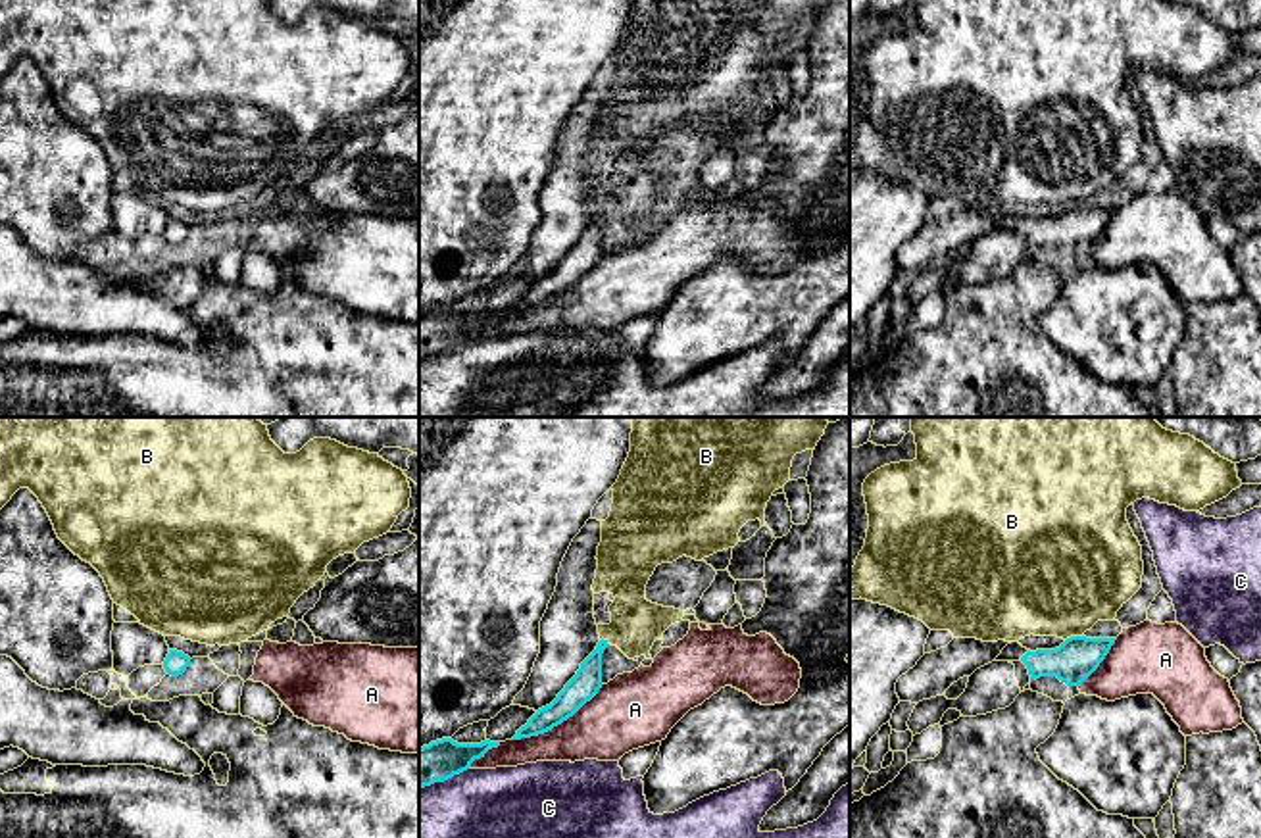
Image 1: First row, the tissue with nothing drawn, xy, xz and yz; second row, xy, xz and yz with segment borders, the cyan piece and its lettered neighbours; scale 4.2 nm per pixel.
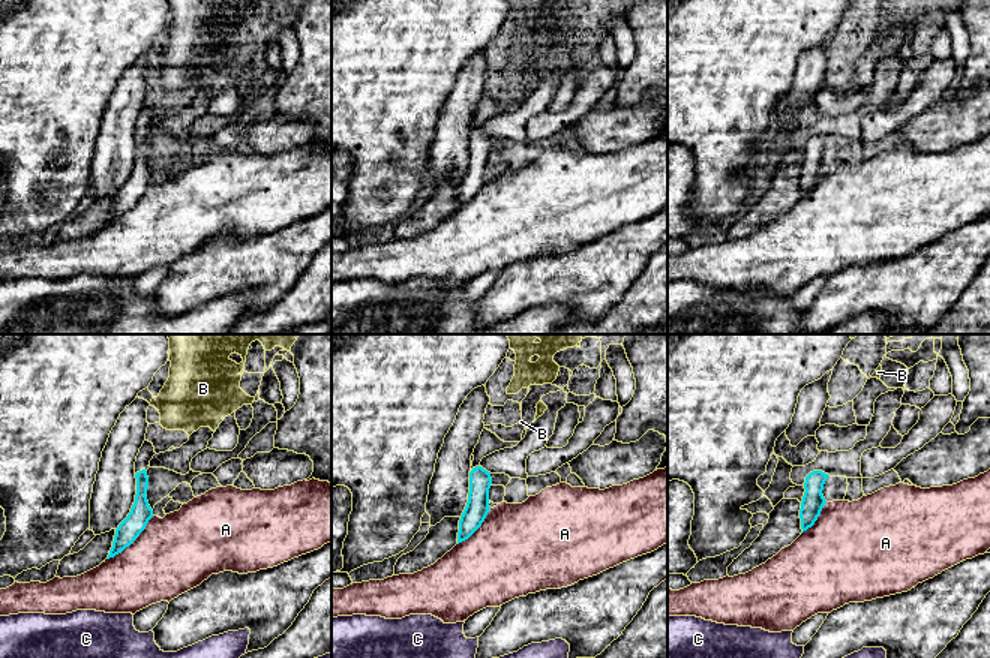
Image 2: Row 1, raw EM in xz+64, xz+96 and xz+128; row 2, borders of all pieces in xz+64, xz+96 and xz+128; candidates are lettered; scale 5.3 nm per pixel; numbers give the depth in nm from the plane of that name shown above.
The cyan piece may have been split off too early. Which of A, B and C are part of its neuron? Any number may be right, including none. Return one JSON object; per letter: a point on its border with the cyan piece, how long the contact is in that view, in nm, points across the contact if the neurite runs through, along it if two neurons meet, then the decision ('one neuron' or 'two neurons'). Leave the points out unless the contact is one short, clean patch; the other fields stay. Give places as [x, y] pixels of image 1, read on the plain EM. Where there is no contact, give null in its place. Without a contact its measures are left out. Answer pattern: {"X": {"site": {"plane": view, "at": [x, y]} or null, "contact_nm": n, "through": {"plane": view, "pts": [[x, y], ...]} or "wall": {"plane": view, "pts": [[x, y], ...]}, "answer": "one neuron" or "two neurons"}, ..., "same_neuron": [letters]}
{"A": {"site": {"plane": "xz", "at": [558, 293]}, "contact_nm": 440, "answer": "two neurons"}, "B": {"site": {"plane": "yz", "at": [1073, 206]}, "contact_nm": 80, "wall": {"plane": "yz", "pts": [[1081, 204], [1071, 204], [1065, 210]]}, "answer": "two neurons"}, "C": {"site": {"plane": "xz", "at": [443, 350]}, "contact_nm": 220, "answer": "two neurons"}, "same_neuron": []}

